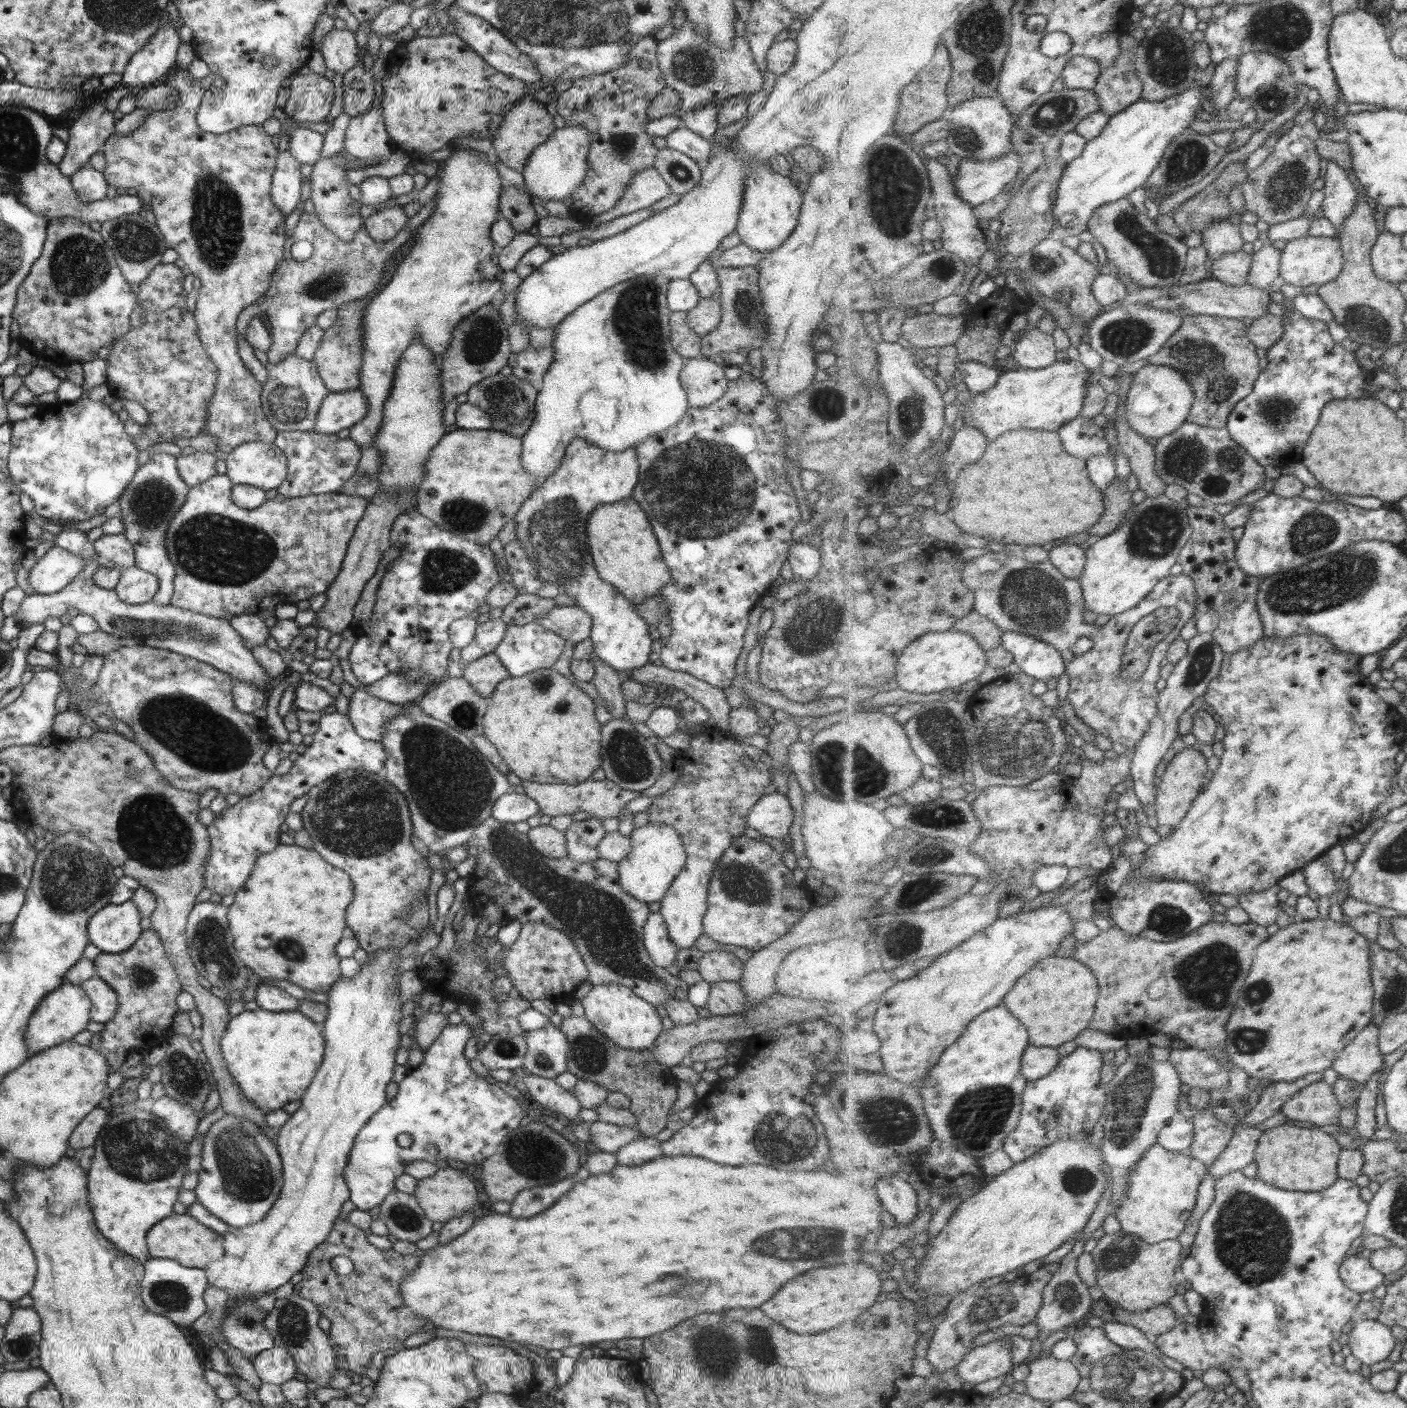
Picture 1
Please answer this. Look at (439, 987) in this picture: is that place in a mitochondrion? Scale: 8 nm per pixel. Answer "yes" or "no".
no

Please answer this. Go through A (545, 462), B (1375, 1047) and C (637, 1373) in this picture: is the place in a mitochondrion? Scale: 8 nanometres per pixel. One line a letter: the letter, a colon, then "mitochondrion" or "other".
A: other
B: other
C: other

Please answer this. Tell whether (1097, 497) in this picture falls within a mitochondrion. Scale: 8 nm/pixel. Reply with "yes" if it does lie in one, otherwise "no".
no

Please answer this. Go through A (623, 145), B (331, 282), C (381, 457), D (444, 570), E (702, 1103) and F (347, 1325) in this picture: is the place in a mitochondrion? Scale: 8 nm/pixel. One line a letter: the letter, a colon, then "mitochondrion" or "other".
A: mitochondrion
B: mitochondrion
C: other
D: mitochondrion
E: other
F: other

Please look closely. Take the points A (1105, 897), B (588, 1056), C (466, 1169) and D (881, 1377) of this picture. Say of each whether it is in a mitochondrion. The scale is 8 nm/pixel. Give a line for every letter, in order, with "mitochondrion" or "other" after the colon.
A: other
B: mitochondrion
C: other
D: other

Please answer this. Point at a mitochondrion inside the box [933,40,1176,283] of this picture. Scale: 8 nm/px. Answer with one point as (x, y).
(1058, 111)

